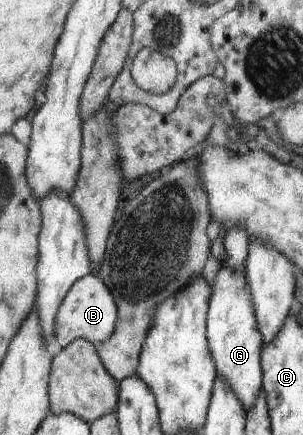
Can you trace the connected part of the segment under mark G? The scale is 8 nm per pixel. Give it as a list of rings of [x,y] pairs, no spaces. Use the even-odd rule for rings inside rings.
[[[221,262],[220,270],[214,278],[215,299],[211,302],[211,323],[207,323],[207,339],[211,339],[211,355],[215,355],[217,377],[223,377],[237,399],[243,403],[245,413],[253,409],[262,391],[262,337],[257,327],[251,291],[244,271],[235,271]]]

